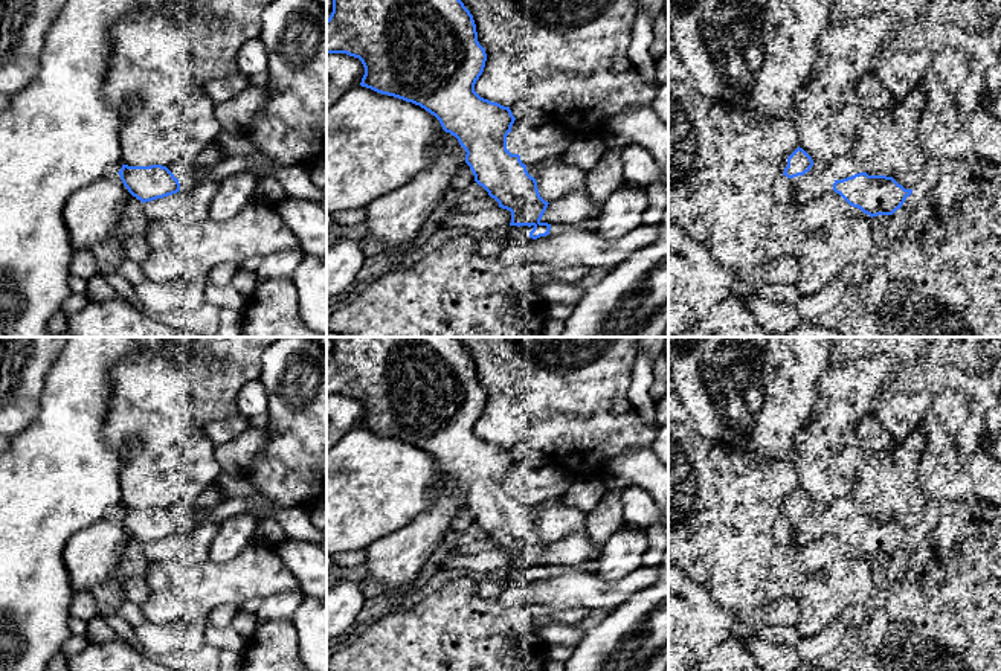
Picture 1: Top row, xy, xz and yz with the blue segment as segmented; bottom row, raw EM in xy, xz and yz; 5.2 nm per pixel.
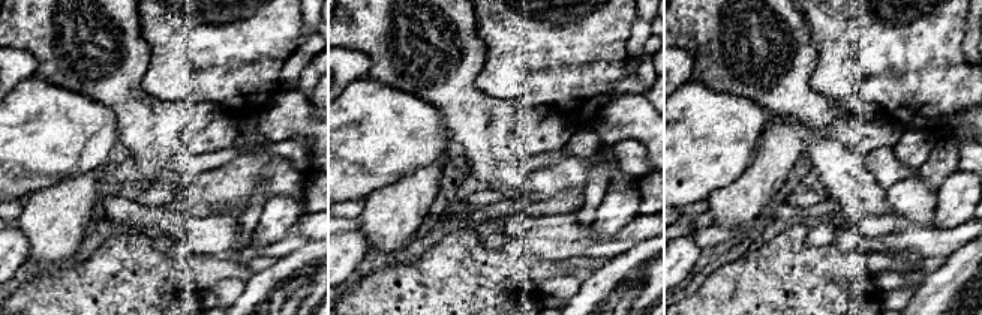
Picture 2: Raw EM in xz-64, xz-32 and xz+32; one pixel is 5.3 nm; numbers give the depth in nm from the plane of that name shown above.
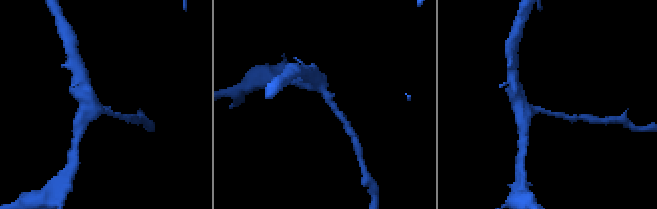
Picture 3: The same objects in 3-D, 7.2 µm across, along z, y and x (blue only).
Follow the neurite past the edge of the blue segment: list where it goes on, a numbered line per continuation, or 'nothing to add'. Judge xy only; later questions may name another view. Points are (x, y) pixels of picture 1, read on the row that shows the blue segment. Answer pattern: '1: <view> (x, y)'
nothing to add

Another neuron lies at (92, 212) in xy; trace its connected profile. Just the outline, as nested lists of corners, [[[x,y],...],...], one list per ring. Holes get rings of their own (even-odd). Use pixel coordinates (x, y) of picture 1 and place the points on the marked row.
[[[108,174],[75,191],[63,217],[75,249],[90,249],[114,233],[131,194],[114,174]]]

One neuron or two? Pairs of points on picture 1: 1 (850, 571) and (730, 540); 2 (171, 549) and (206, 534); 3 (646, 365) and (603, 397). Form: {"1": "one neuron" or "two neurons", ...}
{"1": "one neuron", "2": "one neuron", "3": "two neurons"}

